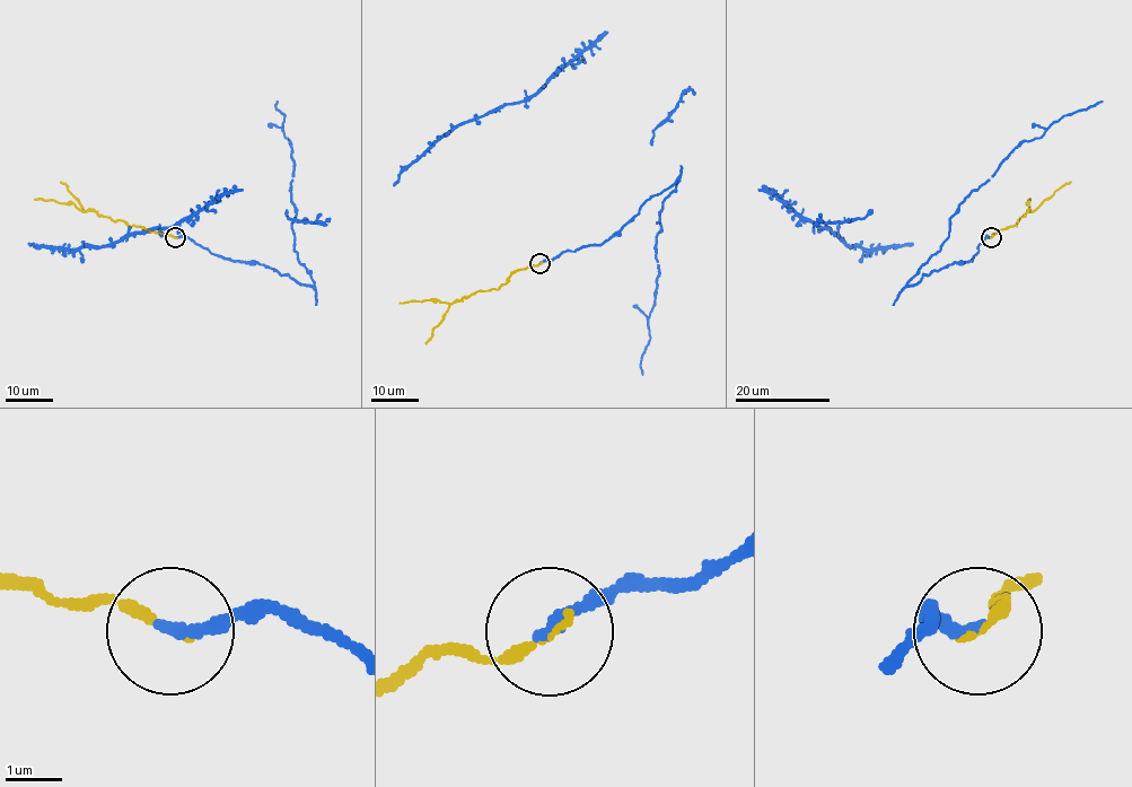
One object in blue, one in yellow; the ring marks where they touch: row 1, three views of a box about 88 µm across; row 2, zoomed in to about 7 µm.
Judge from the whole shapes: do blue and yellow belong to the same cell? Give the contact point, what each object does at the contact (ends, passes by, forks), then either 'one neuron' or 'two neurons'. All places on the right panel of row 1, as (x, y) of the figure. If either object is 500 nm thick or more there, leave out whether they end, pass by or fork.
at (991, 237); blue ends there; yellow ends there; one neuron

